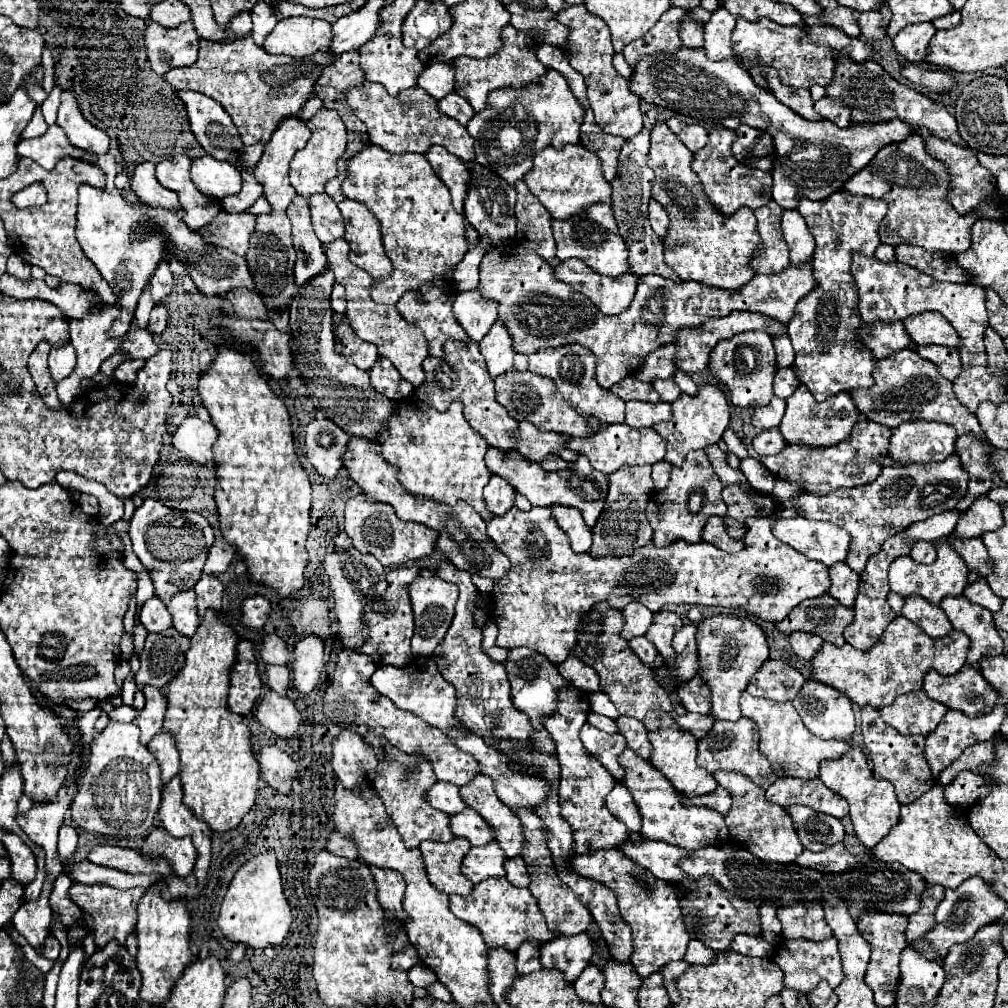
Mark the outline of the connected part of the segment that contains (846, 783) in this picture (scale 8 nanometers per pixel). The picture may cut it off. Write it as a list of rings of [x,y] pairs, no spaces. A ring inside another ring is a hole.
[[[846,740],[846,742],[850,744],[848,754],[844,754],[842,758],[836,758],[836,760],[826,760],[820,764],[820,780],[824,782],[824,786],[828,786],[830,790],[838,792],[840,796],[844,796],[848,800],[850,818],[852,818],[858,840],[866,848],[874,848],[890,832],[890,828],[898,824],[900,804],[896,800],[894,786],[886,780],[876,780],[872,776],[864,750],[854,740]]]

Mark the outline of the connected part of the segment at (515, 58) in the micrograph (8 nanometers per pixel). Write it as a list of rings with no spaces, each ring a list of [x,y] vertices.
[[[506,24],[502,30],[502,50],[498,50],[498,54],[492,54],[490,58],[478,60],[478,58],[454,58],[452,60],[454,66],[454,90],[472,104],[472,108],[476,112],[480,112],[486,106],[486,98],[490,94],[490,90],[496,88],[524,88],[530,82],[538,80],[542,74],[546,74],[546,66],[542,66],[536,58],[536,44],[522,32],[514,30],[514,26]]]

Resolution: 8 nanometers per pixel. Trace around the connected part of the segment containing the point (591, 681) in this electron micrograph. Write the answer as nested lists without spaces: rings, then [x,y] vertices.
[[[568,656],[568,660],[562,662],[562,666],[558,666],[558,672],[562,674],[562,678],[566,678],[572,686],[580,688],[582,692],[592,694],[600,688],[598,674],[592,670],[592,666],[588,666],[584,660],[576,656]]]

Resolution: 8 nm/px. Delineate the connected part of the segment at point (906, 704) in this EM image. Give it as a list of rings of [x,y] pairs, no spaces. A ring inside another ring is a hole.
[[[922,690],[902,694],[892,706],[880,710],[886,724],[896,728],[900,734],[930,734],[942,716],[948,712],[946,706],[926,698]]]

